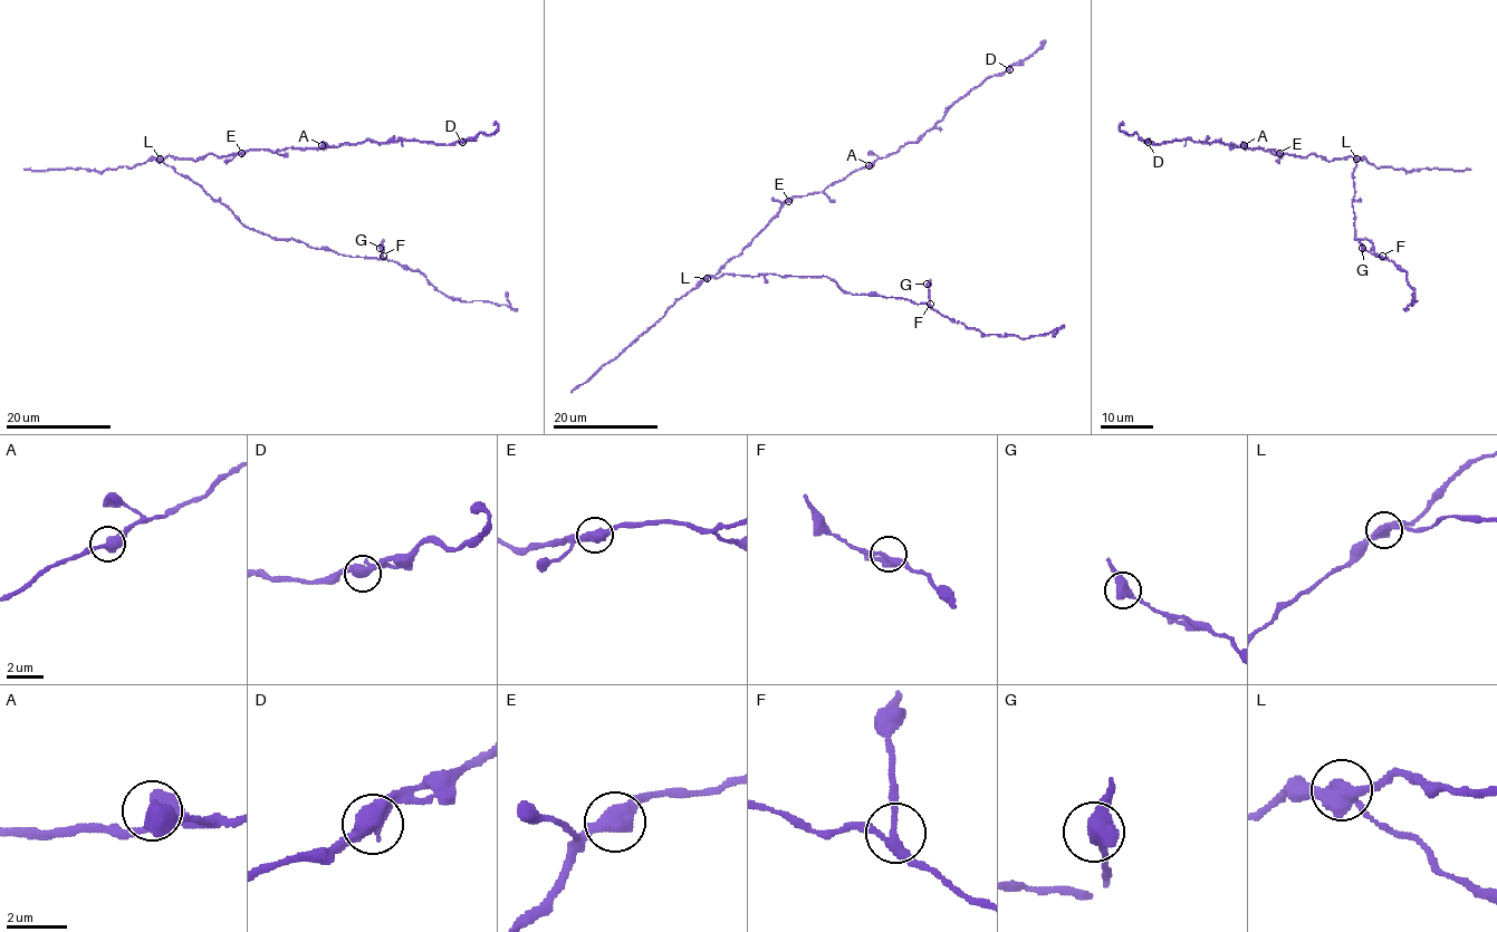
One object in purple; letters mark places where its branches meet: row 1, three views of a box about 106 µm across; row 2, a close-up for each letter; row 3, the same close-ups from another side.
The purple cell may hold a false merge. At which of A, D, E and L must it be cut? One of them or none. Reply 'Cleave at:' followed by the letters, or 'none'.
Cleave at: L

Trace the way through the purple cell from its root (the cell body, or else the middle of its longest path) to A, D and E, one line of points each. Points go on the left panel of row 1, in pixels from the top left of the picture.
A: (168, 155), (198, 161), (209, 154), (227, 156), (247, 150), (318, 149), (322, 145)
D: (168, 155), (198, 161), (209, 154), (335, 147), (368, 140), (462, 142)
E: (168, 155), (198, 161), (209, 154), (227, 156), (241, 153)

